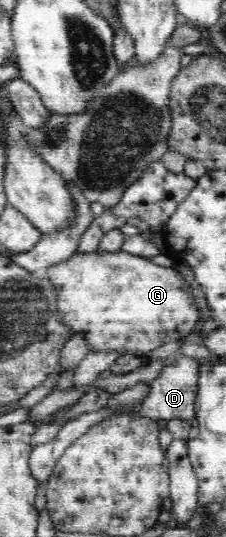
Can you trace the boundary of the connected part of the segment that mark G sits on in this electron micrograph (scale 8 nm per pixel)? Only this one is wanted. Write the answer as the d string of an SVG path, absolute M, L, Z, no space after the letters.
M120 250L118 252L106 252L96 251L96 253L90 253L90 255L74 255L74 257L68 257L66 260L60 261L58 264L52 265L46 269L46 275L52 279L52 283L58 285L58 291L60 291L60 297L58 297L58 309L62 311L62 319L72 327L74 333L86 333L86 340L89 353L115 353L115 355L133 355L133 357L144 358L148 352L163 346L171 341L178 342L186 337L191 329L198 324L198 305L196 299L190 290L189 284L181 277L177 269L173 267L160 267L160 265L154 265L148 259L127 254Z

